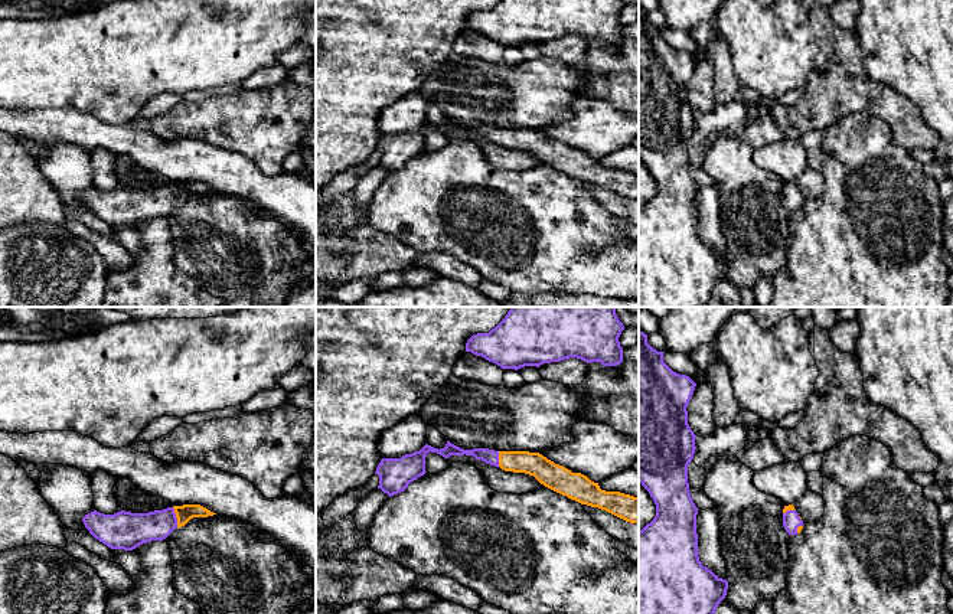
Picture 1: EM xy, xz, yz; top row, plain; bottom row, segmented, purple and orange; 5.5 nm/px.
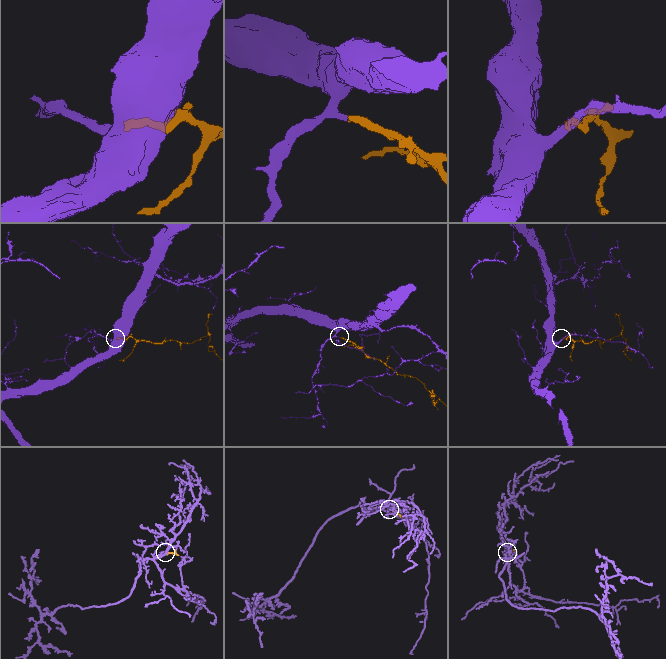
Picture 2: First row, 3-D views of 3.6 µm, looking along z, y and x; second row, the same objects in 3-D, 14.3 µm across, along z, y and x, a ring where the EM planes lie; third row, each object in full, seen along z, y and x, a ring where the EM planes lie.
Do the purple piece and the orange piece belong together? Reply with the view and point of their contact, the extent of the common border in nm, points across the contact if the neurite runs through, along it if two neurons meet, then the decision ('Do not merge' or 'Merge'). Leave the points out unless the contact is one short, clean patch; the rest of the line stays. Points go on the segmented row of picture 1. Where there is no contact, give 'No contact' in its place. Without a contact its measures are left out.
Touches purple at xy (176, 518). Shared border 120 nm. Path across: xy (133, 529), (154, 526), (176, 518), (186, 512). Merge

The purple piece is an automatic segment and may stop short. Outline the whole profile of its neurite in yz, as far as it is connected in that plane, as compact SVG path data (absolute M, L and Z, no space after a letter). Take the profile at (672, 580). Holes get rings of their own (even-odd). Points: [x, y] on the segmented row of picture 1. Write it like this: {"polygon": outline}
{"polygon": "M639 330L639 481L656 504L655 519L639 532L639 614L715 614L728 589L728 581L704 566L698 556L698 507L688 483L696 435L688 424L686 411L695 386L689 376L673 372L663 362L663 352L653 349L647 334Z"}

